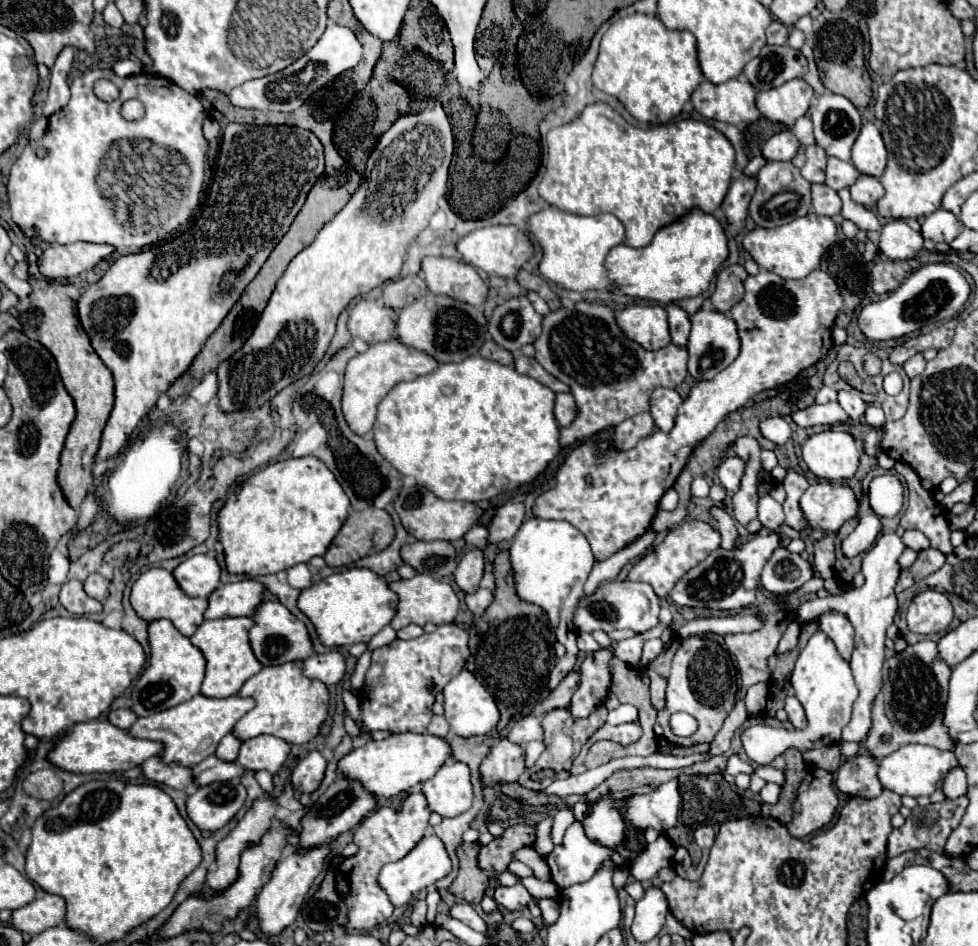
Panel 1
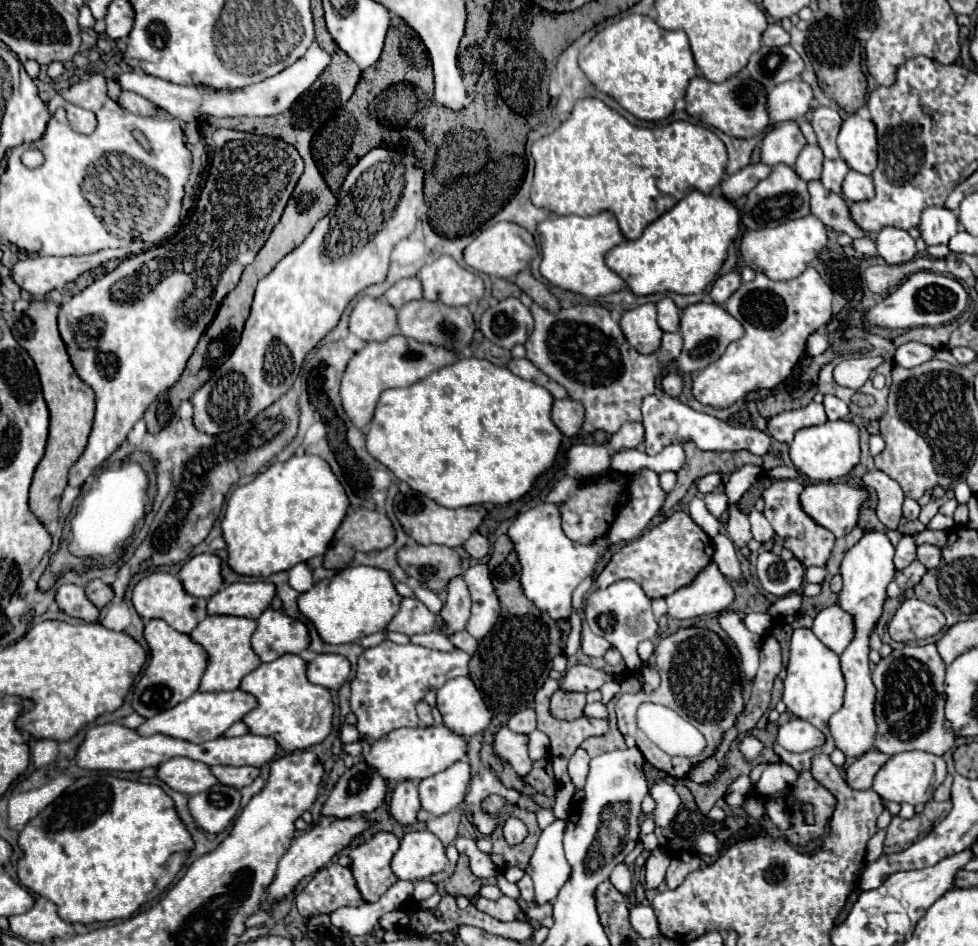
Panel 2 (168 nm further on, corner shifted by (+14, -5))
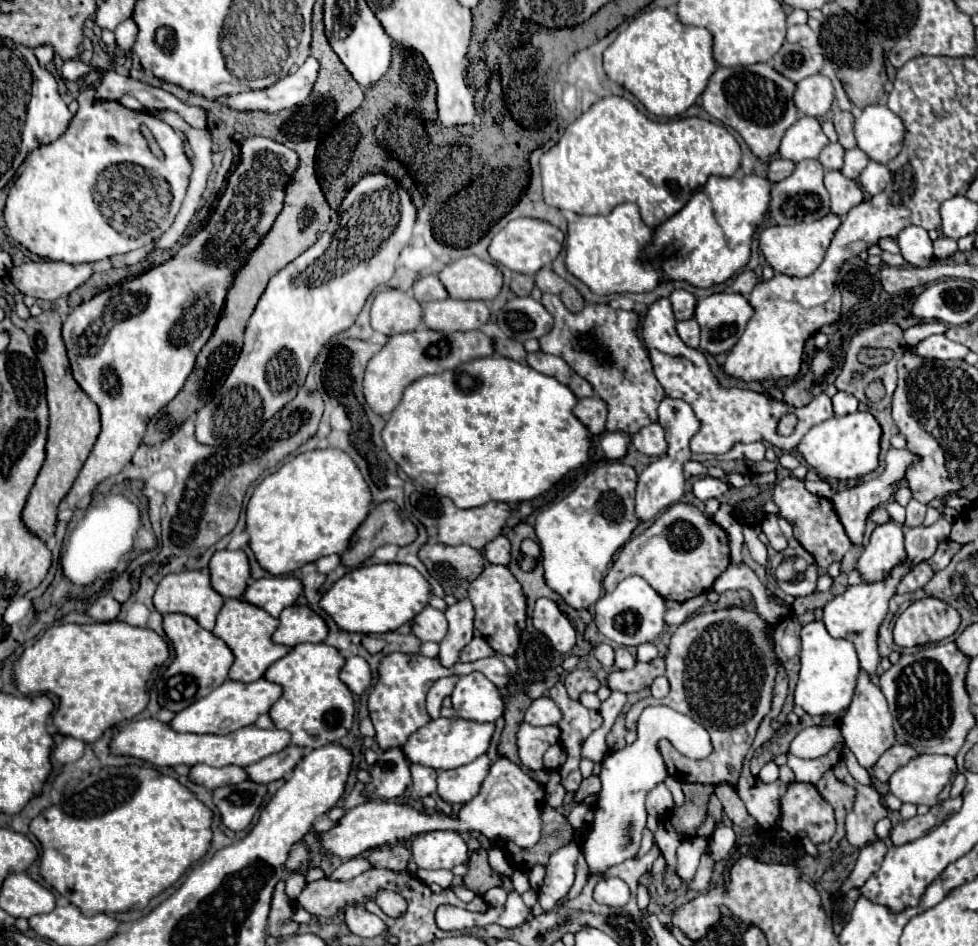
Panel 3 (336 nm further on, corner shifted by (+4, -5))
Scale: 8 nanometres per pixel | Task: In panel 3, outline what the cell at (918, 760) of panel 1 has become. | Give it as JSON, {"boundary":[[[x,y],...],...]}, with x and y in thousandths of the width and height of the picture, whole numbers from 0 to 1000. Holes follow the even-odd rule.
{"boundary":[[[941,797],[924,812],[912,818],[910,837],[922,848],[955,852],[969,844],[969,833],[978,820],[978,805],[973,799]]]}

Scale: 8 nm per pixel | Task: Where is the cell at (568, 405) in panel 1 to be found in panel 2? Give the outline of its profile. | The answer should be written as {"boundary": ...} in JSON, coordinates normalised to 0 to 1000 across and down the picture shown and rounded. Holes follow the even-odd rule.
{"boundary":[[[585,421],[566,423],[564,429],[564,446],[577,461],[587,461],[597,444],[597,429]]]}

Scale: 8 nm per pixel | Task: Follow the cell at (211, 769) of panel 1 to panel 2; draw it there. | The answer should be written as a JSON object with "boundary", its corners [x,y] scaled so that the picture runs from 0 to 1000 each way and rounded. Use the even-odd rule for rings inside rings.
{"boundary":[[[215,810],[215,816],[223,822],[223,827],[231,829],[231,831],[239,831],[239,833],[247,833],[254,831],[262,820],[264,820],[264,812],[256,812],[256,810],[247,810],[247,812],[239,812],[239,810]]]}

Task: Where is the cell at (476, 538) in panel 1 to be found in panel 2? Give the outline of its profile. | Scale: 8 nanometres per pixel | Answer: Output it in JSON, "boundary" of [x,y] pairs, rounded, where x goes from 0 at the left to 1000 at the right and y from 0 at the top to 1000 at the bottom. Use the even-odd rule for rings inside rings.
{"boundary":[[[485,562],[485,564],[474,573],[474,581],[476,581],[485,592],[495,590],[495,588],[499,586],[499,579],[501,579],[499,571],[497,571],[493,564],[489,564],[489,562]]]}

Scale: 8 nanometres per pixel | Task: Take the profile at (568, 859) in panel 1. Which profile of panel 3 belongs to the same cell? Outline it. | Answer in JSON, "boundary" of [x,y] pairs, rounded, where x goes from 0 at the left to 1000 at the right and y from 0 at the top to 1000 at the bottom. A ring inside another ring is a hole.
{"boundary":[[[587,890],[562,905],[556,932],[550,941],[550,953],[556,960],[556,964],[566,962],[585,939],[589,907],[591,907],[591,894]]]}

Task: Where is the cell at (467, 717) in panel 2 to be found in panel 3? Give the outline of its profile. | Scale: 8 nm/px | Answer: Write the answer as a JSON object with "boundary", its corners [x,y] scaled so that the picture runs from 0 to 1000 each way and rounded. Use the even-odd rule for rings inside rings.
{"boundary":[[[493,710],[472,715],[462,732],[466,757],[487,763],[507,763],[515,753],[511,727],[503,723]]]}

